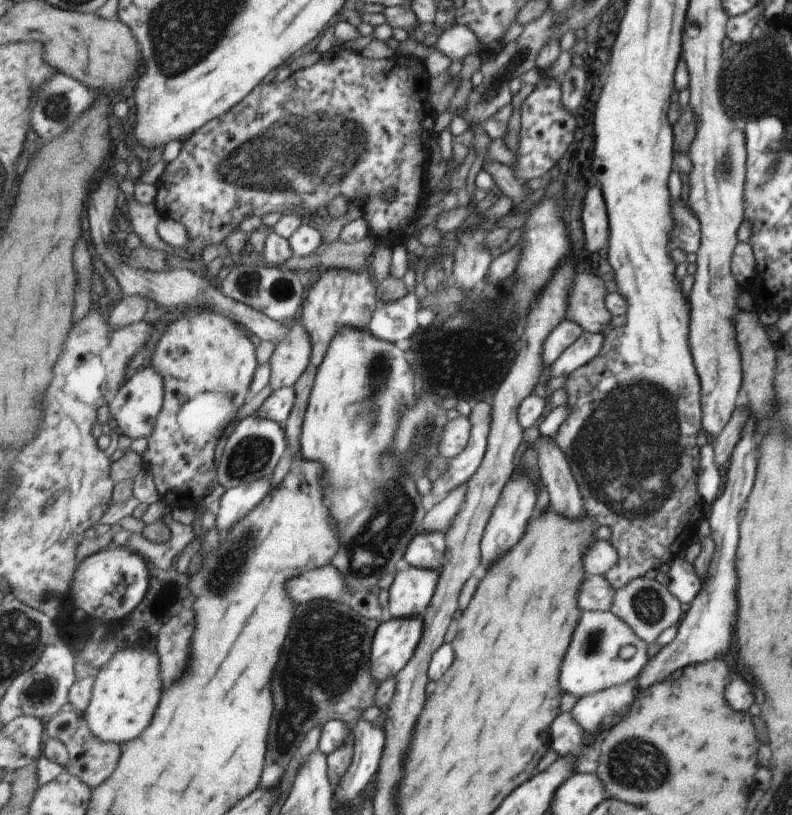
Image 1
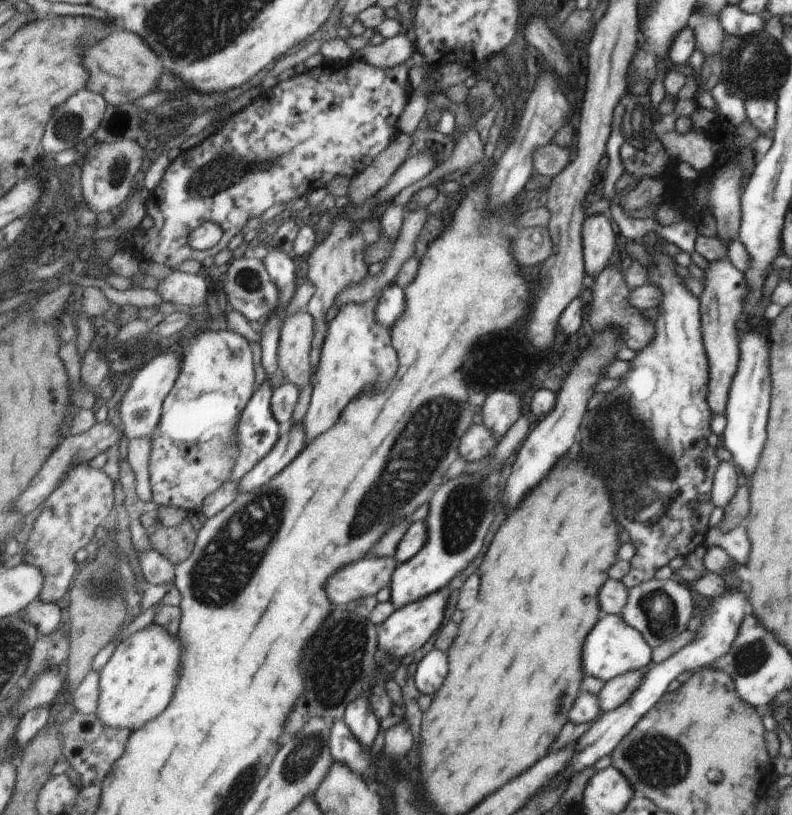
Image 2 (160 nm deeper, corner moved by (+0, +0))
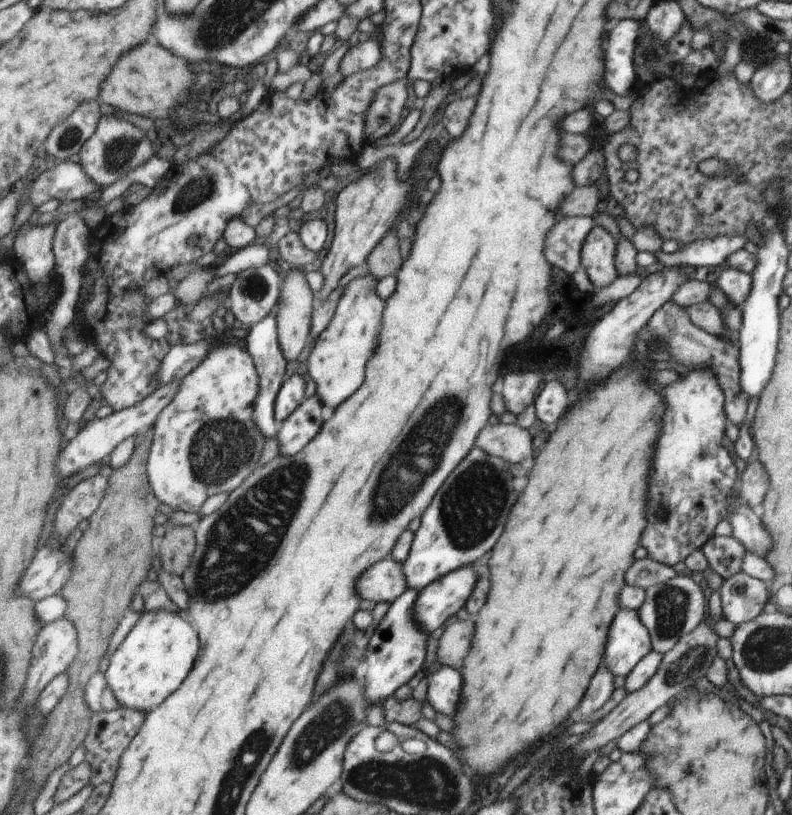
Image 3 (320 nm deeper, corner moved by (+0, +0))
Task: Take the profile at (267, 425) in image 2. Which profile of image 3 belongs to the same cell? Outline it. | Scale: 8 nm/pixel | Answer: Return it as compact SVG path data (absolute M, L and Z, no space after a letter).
M277 302L277 307L267 318L263 318L261 322L257 322L257 324L250 327L244 346L252 354L260 377L260 392L256 404L253 406L253 420L255 420L257 428L261 430L261 436L265 436L267 439L277 437L280 432L280 430L277 431L277 422L275 422L277 421L275 404L277 396L286 382L285 376L287 376L287 364L289 364L280 346L277 316L279 316L279 302Z

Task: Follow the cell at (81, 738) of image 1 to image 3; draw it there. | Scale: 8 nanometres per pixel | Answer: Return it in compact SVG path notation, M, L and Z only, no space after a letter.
M119 708L118 710L99 712L93 714L93 724L89 730L89 736L85 738L82 744L85 750L86 761L93 768L93 776L91 776L91 785L100 786L103 782L113 784L115 782L115 774L119 768L119 760L125 754L125 750L129 748L129 744L133 742L133 738L139 734L143 720L145 720L144 712L137 712L131 708Z

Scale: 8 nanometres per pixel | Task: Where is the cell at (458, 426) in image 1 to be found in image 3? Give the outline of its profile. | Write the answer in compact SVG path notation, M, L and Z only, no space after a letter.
M489 424L489 428L485 428L481 436L476 437L475 446L489 456L497 456L509 464L521 464L523 460L529 460L533 456L531 438L529 432L519 428L517 424Z

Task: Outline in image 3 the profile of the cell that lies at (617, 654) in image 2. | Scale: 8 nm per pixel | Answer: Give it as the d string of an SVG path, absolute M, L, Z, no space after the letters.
M621 610L617 612L617 618L611 622L609 638L604 644L603 666L610 675L626 676L651 650L651 634L640 621L639 614L635 610Z

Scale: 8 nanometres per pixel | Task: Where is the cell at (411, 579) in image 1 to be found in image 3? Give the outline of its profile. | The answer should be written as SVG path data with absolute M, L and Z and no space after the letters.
M476 446L468 454L465 464L449 476L449 484L437 492L437 500L429 504L429 512L421 516L409 556L401 564L405 588L419 591L457 568L468 567L497 542L505 528L505 516L509 516L515 504L515 488L507 472L507 461L489 456Z

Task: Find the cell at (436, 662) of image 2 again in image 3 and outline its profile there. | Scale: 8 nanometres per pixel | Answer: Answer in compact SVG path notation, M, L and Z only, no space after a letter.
M438 665L427 676L427 702L433 710L455 716L461 694L461 676L447 665Z

